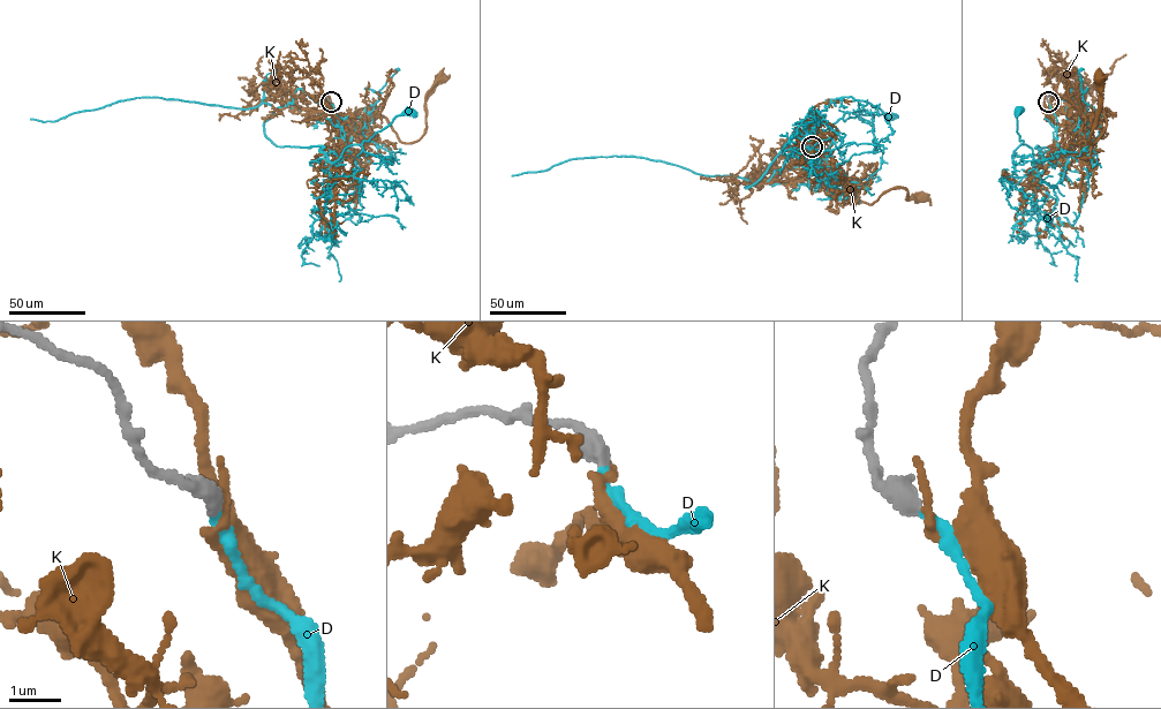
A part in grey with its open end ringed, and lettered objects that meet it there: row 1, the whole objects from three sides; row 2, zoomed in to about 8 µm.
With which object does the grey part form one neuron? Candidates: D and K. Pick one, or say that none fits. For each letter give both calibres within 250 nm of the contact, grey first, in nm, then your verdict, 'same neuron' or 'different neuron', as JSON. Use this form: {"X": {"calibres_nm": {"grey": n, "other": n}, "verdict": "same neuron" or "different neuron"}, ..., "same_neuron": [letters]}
{"D": {"calibres_nm": {"grey": 380, "other": 200}, "verdict": "same neuron"}, "K": {"calibres_nm": {"grey": 400, "other": 240}, "verdict": "different neuron"}, "same_neuron": ["D"]}

